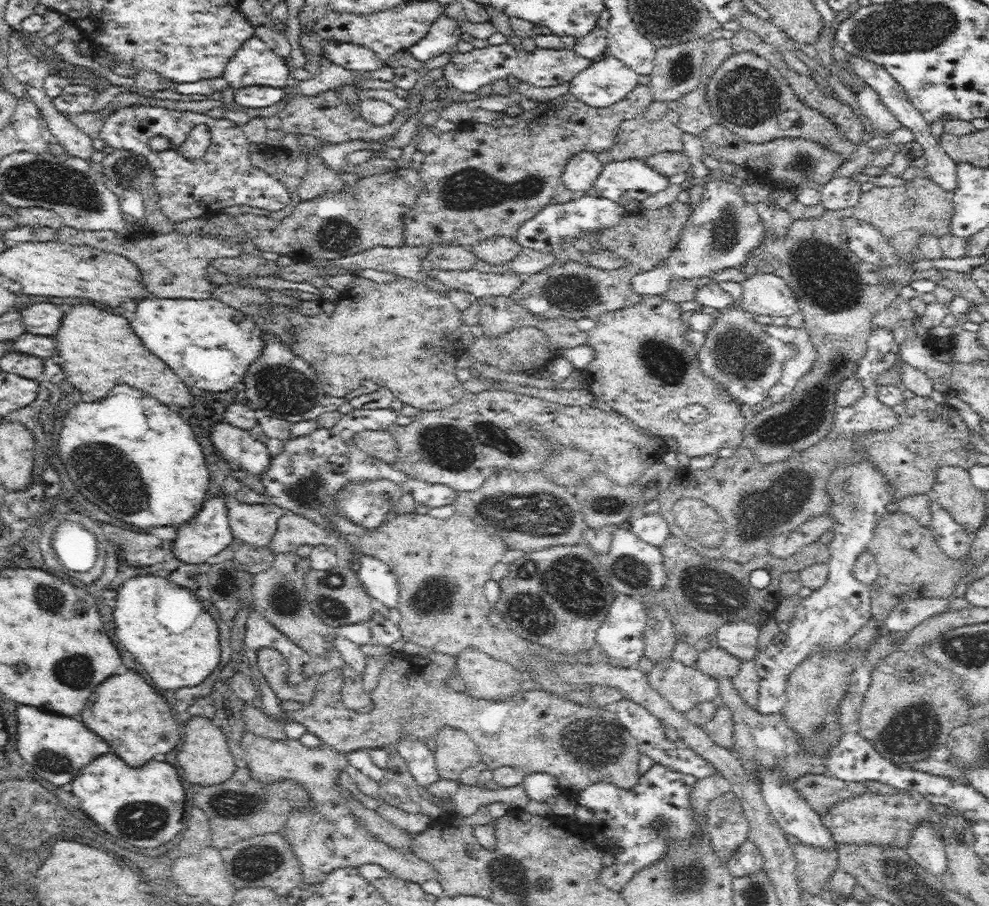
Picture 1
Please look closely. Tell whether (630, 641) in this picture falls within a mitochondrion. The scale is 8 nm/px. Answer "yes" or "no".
no

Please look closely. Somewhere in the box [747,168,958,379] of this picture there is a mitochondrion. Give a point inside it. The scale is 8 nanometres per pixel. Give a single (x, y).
(824, 278)

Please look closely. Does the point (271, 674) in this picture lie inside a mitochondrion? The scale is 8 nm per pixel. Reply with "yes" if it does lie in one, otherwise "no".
no

